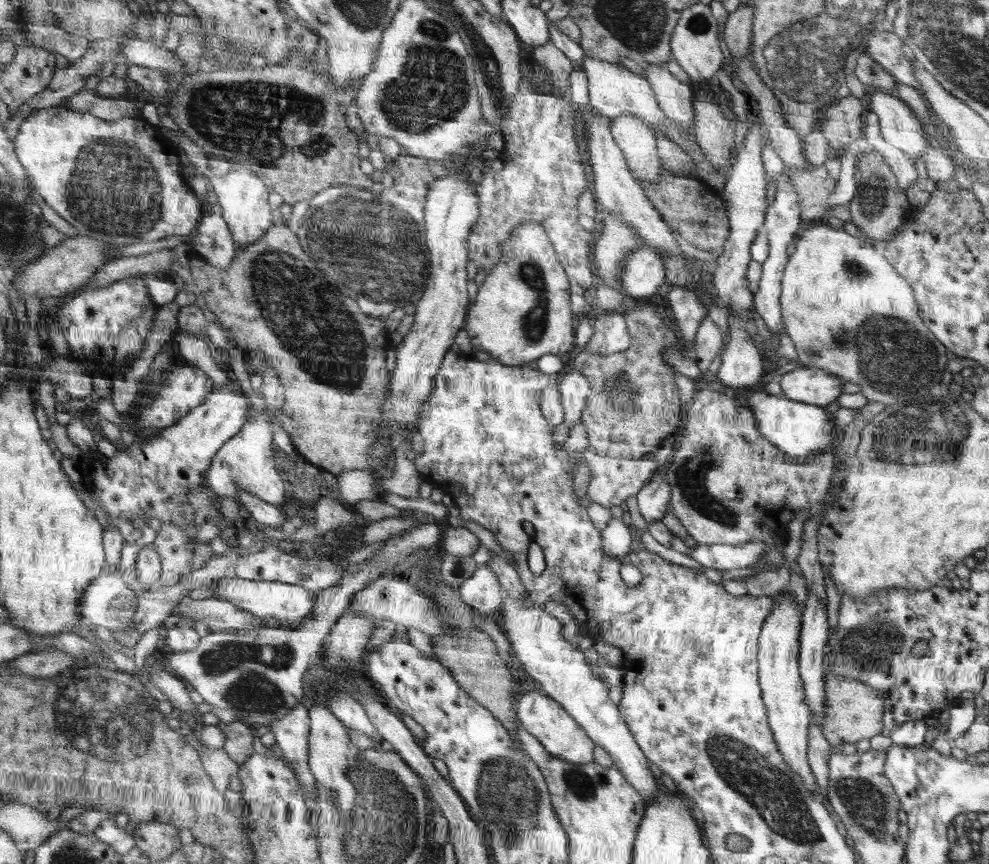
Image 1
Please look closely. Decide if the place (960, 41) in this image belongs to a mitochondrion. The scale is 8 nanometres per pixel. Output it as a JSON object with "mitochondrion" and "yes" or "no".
{"mitochondrion":"yes"}

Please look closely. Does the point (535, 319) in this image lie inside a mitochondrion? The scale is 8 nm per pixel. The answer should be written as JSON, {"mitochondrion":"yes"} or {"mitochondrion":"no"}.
{"mitochondrion":"yes"}

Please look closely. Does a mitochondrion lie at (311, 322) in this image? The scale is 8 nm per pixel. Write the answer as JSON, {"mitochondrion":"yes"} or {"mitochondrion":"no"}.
{"mitochondrion":"yes"}

